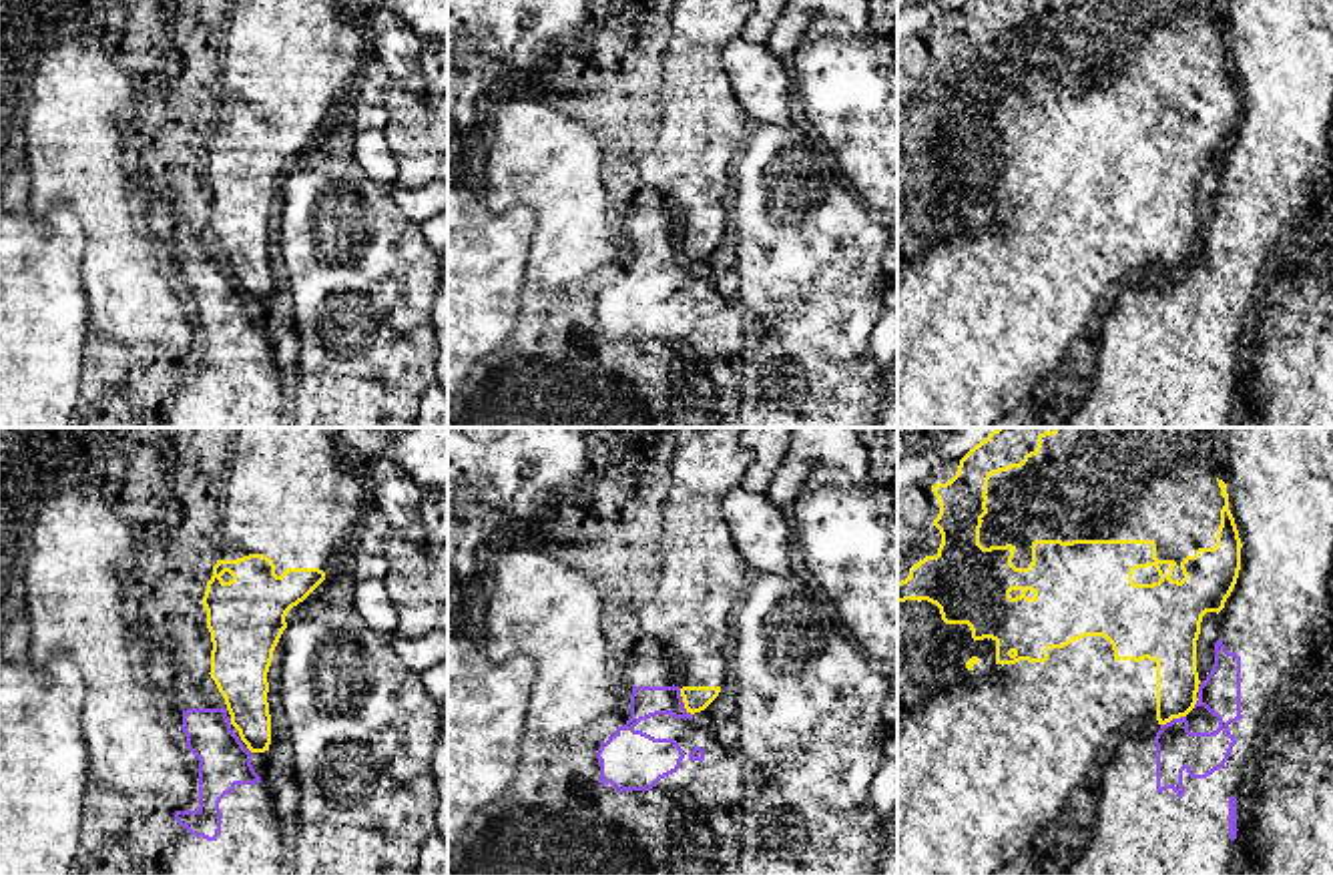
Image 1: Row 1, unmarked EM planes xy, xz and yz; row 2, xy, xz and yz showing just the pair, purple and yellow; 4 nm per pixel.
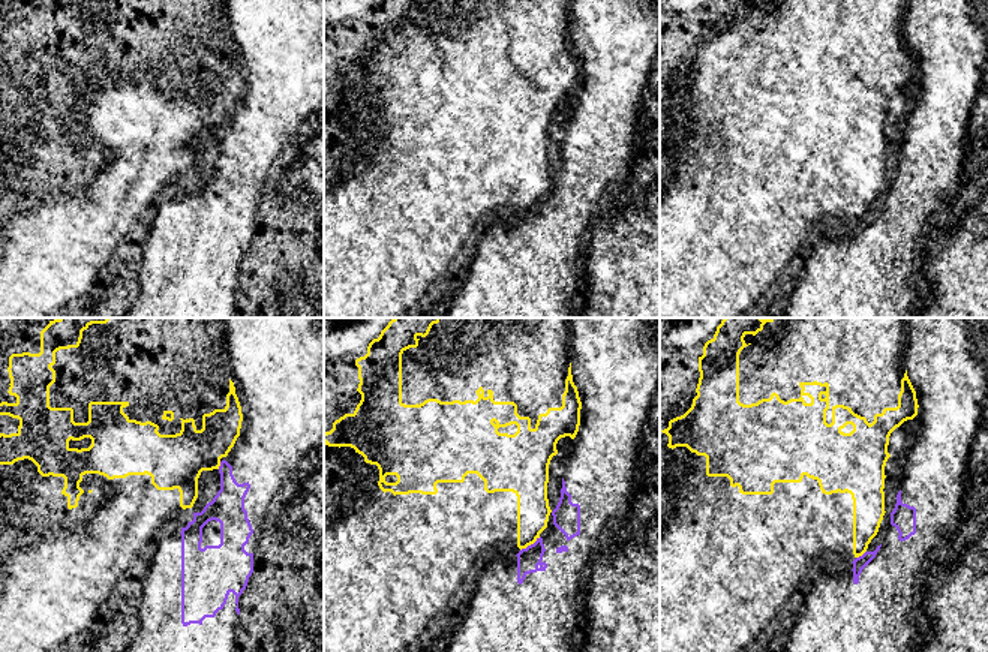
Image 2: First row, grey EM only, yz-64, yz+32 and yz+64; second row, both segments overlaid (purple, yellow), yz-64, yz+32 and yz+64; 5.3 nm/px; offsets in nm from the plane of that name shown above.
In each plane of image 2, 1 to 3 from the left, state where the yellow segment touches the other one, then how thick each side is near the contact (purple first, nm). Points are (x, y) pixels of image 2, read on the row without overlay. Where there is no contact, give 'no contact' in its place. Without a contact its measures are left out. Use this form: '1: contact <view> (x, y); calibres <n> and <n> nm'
1: contact yz-64 (221, 129); calibres 180 and 280 nm
2: contact yz+32 (531, 209); calibres 130 and 180 nm
3: contact yz+64 (862, 219); calibres 70 and 170 nm

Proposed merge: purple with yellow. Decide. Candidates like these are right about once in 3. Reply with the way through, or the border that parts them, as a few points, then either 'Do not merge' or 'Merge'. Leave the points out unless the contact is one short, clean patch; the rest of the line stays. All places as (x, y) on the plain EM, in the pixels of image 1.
Do not merge

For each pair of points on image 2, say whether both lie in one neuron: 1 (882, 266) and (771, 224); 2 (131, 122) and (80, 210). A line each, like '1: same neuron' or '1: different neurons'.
1: different neurons
2: same neuron

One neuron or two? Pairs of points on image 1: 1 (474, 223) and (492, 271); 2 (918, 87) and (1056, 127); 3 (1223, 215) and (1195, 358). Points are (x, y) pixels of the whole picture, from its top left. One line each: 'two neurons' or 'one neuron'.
1: two neurons
2: two neurons
3: one neuron

